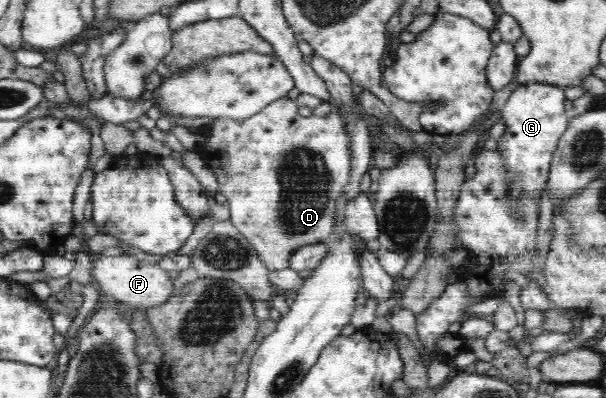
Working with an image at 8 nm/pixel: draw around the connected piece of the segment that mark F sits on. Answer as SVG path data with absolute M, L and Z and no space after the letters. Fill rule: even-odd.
M108 252L93 261L92 280L103 296L108 296L126 303L131 309L148 310L167 302L173 296L174 284L168 272L162 270L158 263L137 260L129 255L116 255Z

